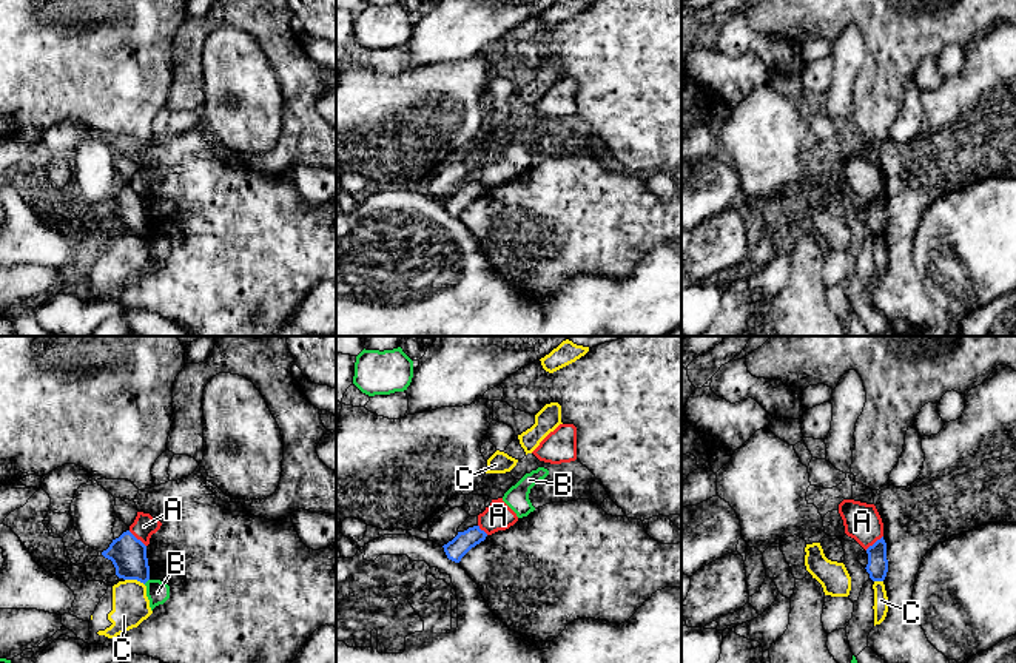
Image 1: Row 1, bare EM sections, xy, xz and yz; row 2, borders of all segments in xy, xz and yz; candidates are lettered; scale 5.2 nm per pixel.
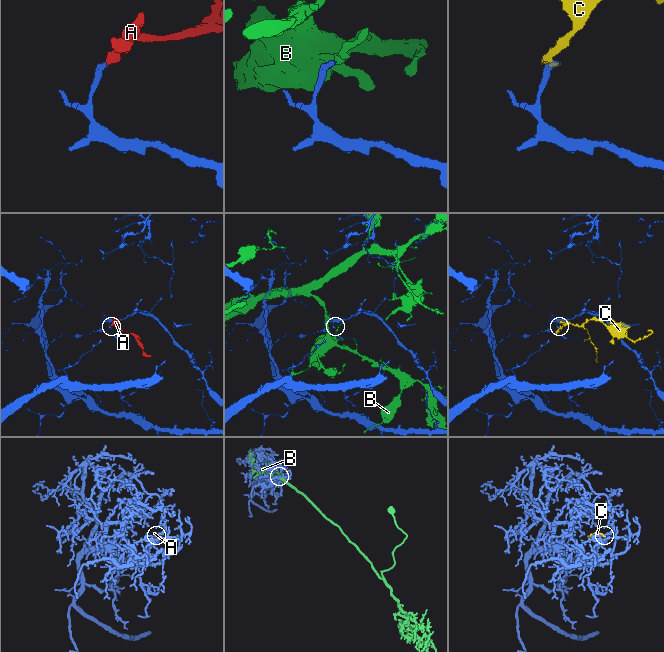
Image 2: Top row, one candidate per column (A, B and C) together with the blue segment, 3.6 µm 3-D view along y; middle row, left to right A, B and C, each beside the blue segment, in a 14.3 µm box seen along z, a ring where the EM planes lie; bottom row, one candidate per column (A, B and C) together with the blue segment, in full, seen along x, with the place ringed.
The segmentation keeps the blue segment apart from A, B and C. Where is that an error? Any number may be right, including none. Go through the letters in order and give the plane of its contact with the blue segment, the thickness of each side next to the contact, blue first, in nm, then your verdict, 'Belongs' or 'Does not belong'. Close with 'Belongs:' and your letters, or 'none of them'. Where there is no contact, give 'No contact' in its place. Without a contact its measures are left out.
A: Touches blue in xy. Thickness 190 nm (blue) against 120 nm. Does not belong
B: Touches blue in xy. Thickness 190 nm (blue) against 120 nm. Does not belong
C: Touches blue in xy. Thickness 190 nm (blue) against 190 nm. Does not belong
Belongs: none of them

